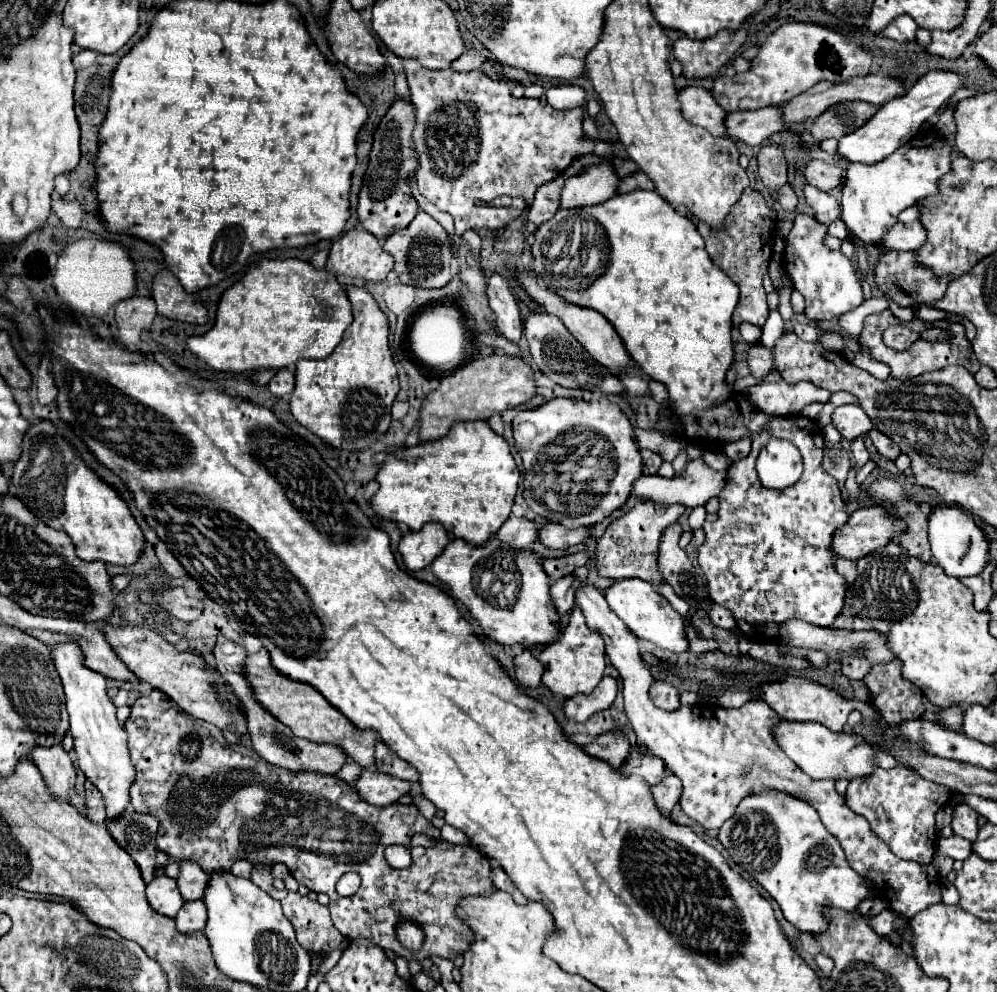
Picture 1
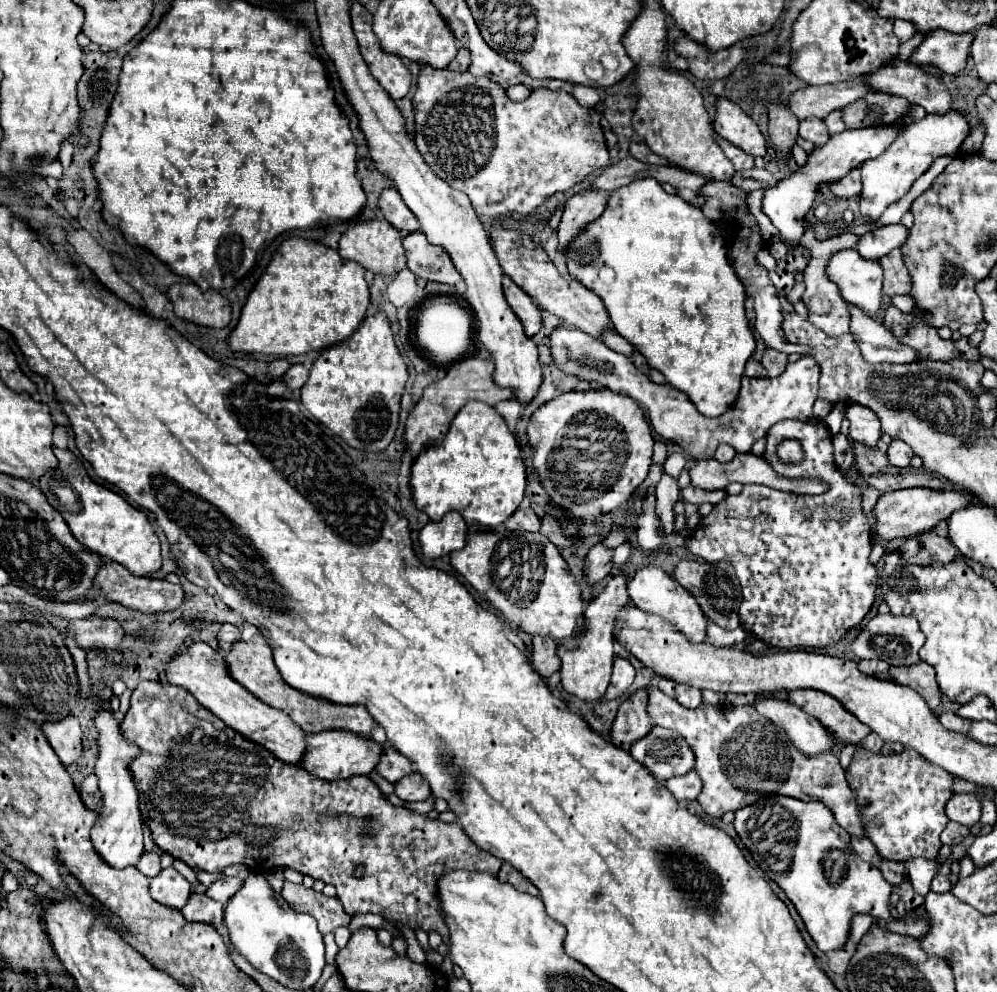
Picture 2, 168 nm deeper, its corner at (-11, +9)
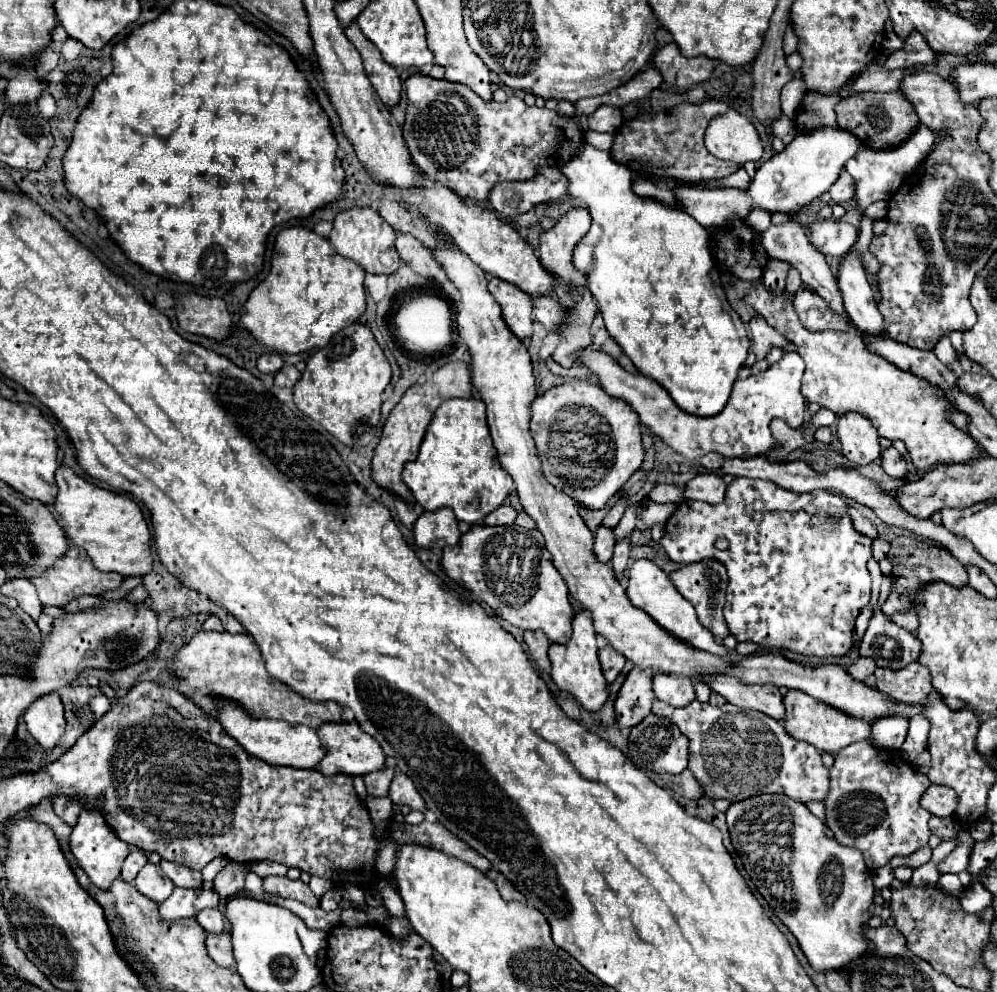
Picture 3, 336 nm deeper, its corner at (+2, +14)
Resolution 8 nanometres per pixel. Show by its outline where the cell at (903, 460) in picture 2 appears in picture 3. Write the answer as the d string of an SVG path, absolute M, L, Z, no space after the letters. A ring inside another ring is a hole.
M889 446L889 448L883 450L883 454L881 454L881 466L883 466L883 470L887 474L897 476L897 478L903 478L903 476L909 474L905 460L899 456L899 452L893 446Z

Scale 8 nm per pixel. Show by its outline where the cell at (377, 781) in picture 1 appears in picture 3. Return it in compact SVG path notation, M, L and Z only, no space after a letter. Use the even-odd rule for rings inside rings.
M397 774L391 782L391 788L389 788L389 798L393 800L393 804L397 806L411 806L411 810L421 810L425 812L425 802L421 798L421 794L417 794L417 788L413 786L413 782L405 776L405 774Z

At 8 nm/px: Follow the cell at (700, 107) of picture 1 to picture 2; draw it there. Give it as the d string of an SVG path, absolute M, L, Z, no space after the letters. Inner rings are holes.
M728 99L716 101L714 131L752 157L766 155L768 147L766 147L764 135L760 133L758 125L736 103Z

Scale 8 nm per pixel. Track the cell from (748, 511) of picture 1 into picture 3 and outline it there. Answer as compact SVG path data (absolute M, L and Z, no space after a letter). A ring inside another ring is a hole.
M735 478L729 486L727 486L727 494L725 500L721 504L707 504L707 502L695 502L695 500L685 500L677 506L675 514L669 518L667 526L665 526L665 536L659 542L665 552L669 554L669 558L677 564L691 564L691 562L699 562L703 558L717 558L719 562L725 564L727 574L729 574L729 588L727 588L727 604L723 608L727 626L731 630L731 634L739 640L739 642L755 642L765 650L773 650L773 648L787 648L793 652L801 652L801 654L809 654L809 656L841 656L845 654L851 646L853 646L853 630L855 630L855 618L861 612L861 608L865 604L869 604L869 596L871 596L871 576L867 570L867 562L871 560L871 538L863 536L861 532L857 532L853 528L853 522L847 514L847 504L839 494L827 492L827 490L815 490L805 494L797 494L789 490L765 480L749 480L749 478ZM719 538L725 538L729 542L727 550L717 550L715 542Z

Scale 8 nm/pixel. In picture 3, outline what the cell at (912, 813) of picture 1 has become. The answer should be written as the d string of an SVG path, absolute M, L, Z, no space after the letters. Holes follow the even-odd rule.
M869 740L853 742L851 746L843 748L835 756L835 764L831 766L831 790L825 798L825 812L827 812L827 826L833 830L835 838L843 846L851 846L861 850L867 868L877 870L889 862L893 856L909 856L921 846L929 842L931 830L927 826L931 814L921 808L919 800L923 792L929 788L929 778L917 772L911 764L897 760L895 752L877 748Z

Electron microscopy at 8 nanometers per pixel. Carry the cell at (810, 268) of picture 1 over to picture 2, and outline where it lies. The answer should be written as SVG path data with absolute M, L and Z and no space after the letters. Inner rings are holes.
M854 249L836 253L828 267L826 275L834 281L842 297L868 315L878 315L882 309L882 265L880 261L862 259Z

